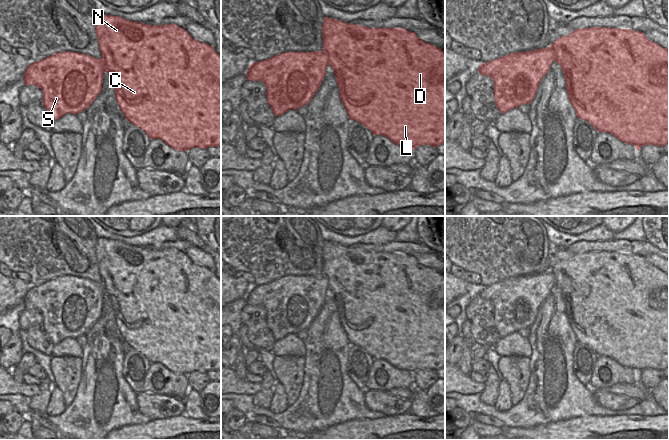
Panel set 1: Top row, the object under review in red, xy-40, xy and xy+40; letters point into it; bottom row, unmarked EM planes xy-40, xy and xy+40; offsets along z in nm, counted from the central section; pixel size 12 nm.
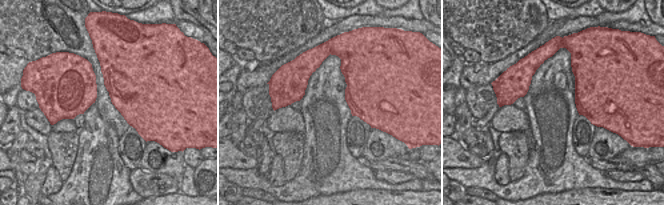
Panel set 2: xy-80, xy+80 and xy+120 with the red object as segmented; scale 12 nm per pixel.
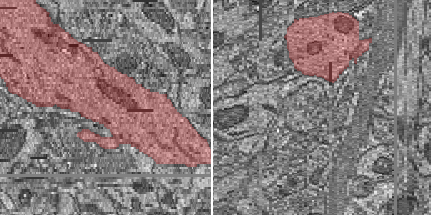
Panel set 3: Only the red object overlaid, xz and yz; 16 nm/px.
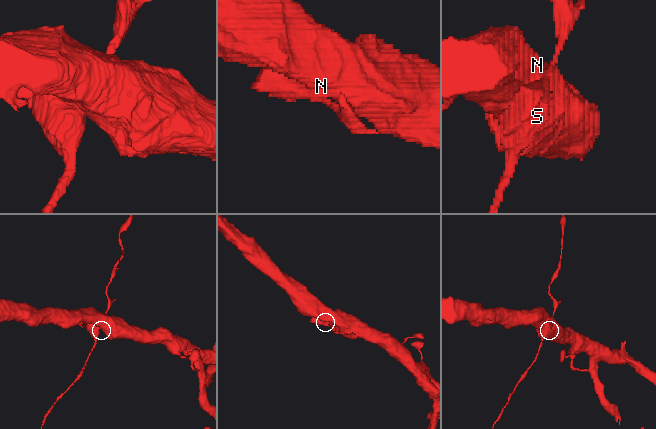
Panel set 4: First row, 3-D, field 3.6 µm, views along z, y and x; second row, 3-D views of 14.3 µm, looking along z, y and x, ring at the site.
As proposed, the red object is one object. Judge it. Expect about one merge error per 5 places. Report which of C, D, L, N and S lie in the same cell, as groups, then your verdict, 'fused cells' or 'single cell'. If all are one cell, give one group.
C D L N S; single cell

